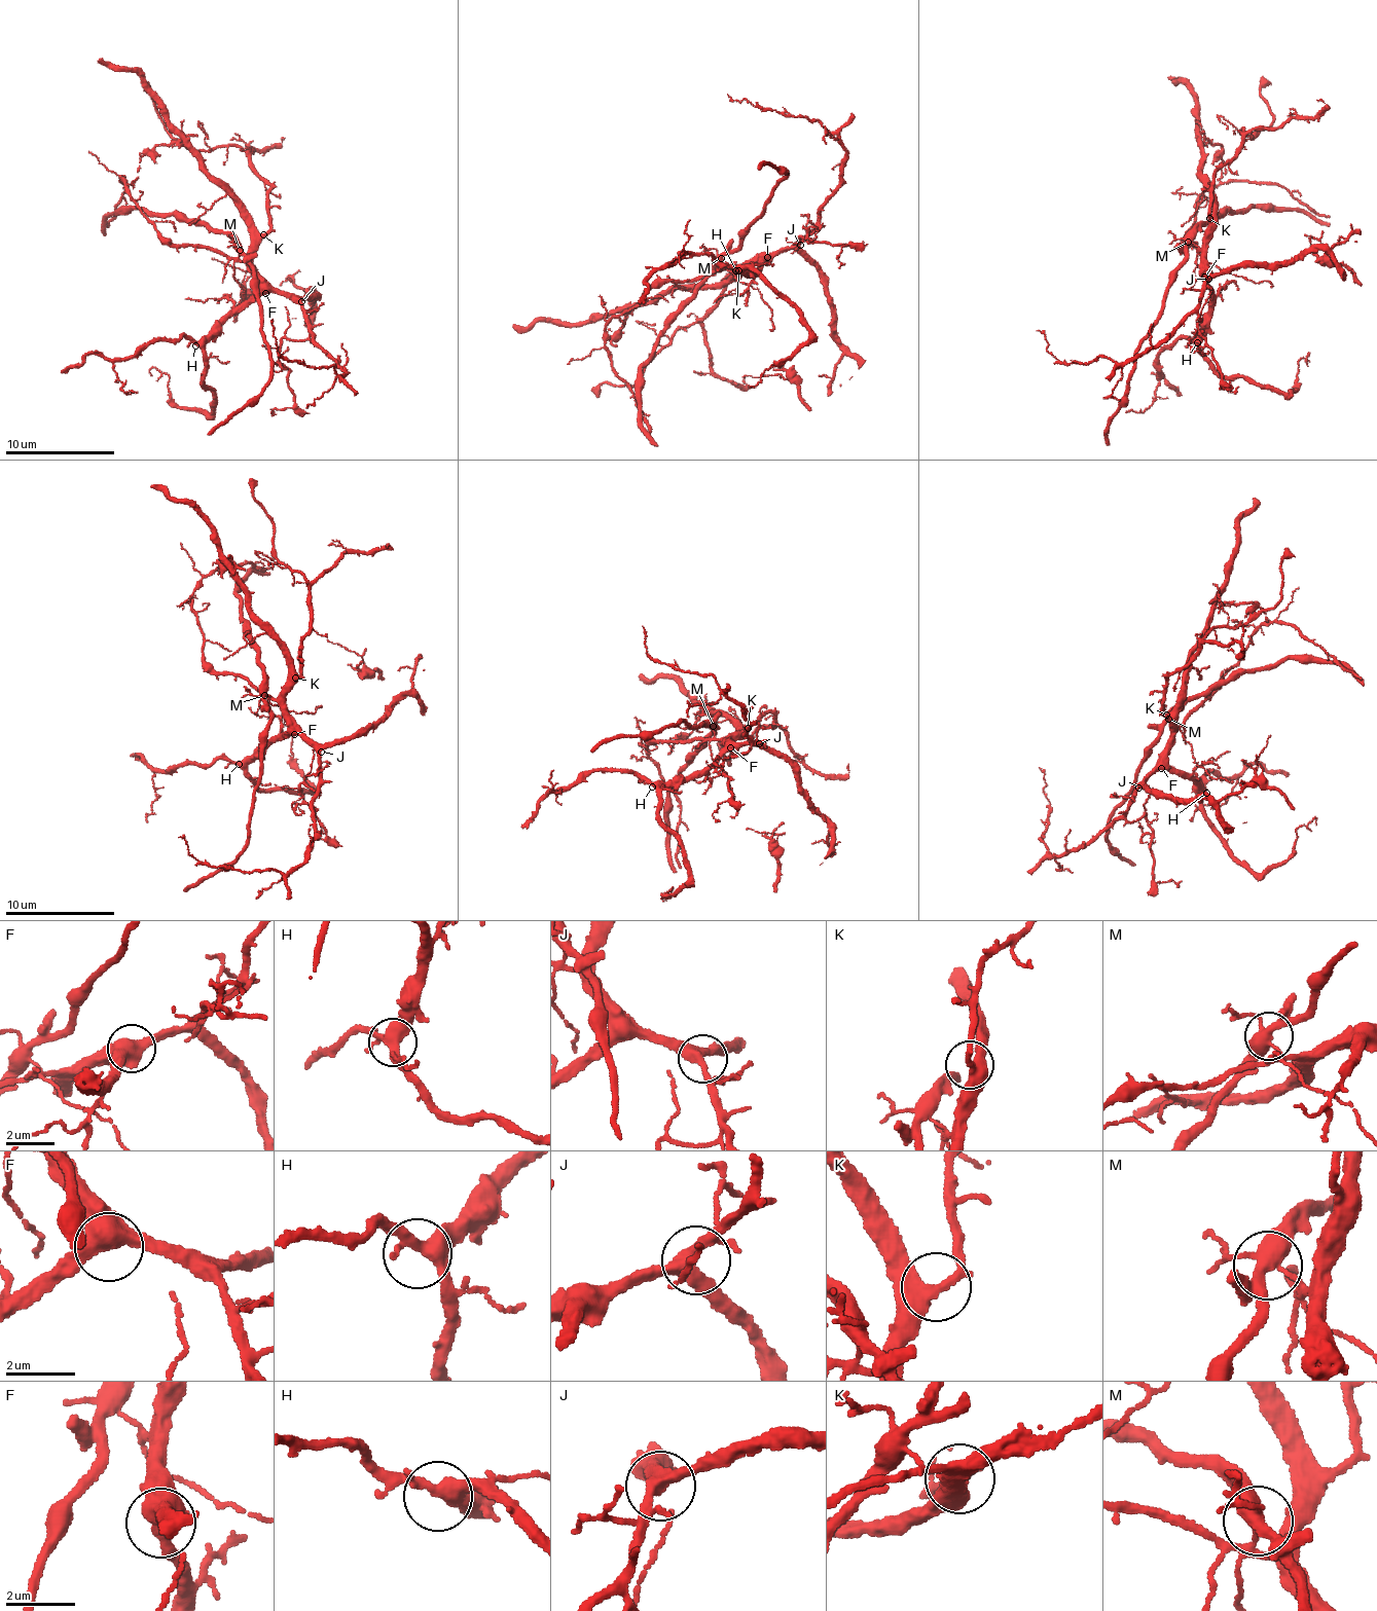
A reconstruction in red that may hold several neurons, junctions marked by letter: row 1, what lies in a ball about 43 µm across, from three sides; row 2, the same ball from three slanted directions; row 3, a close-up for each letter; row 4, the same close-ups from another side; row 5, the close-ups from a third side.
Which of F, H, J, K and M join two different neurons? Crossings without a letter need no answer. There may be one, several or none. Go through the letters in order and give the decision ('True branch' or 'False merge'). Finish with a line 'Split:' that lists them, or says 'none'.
F: True branch
H: True branch
J: True branch
K: True branch
M: False merge
Split: M

